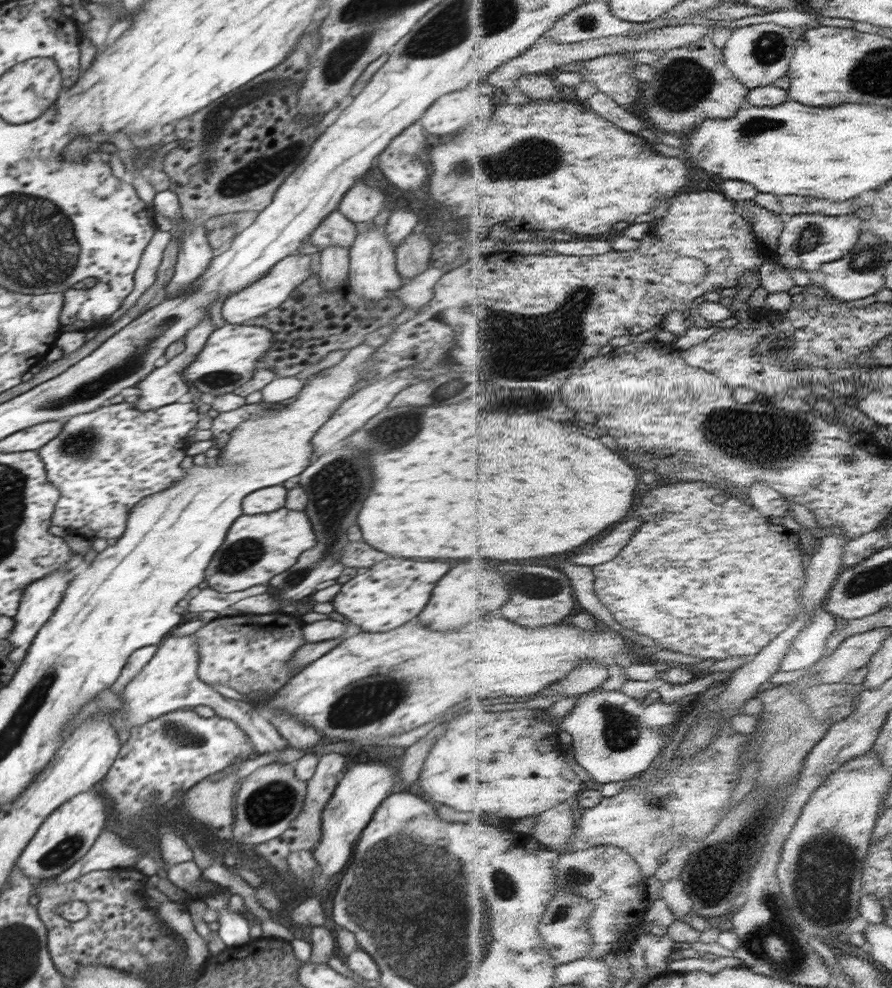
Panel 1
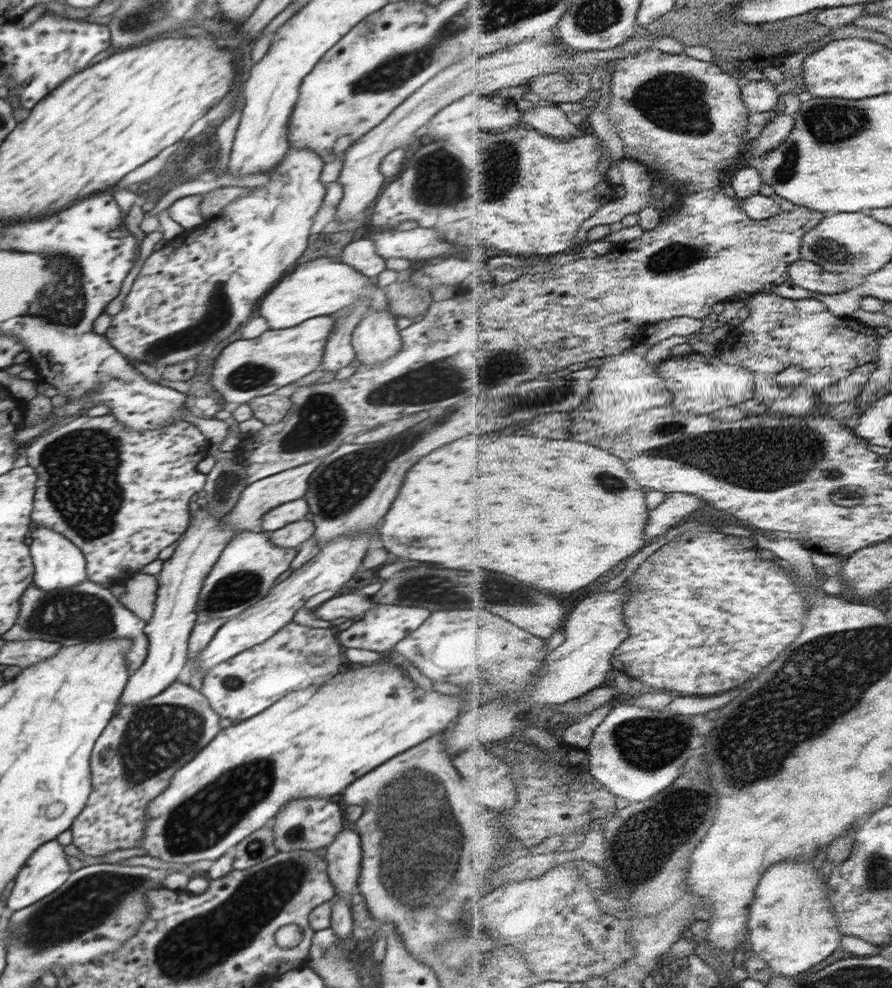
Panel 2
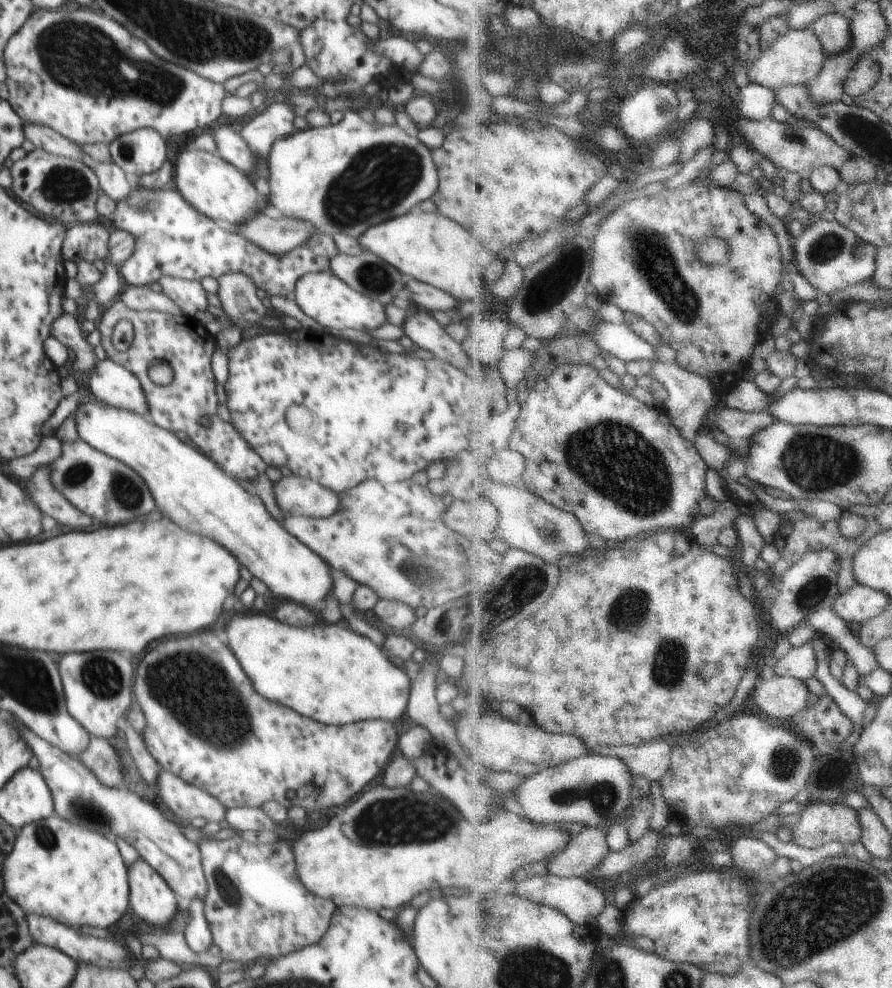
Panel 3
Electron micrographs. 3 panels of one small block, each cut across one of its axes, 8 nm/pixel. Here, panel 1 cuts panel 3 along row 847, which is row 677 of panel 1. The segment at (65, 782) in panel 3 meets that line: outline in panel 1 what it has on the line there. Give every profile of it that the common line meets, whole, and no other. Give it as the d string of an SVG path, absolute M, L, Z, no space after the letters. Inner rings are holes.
M173 634L172 638L170 636L166 638L168 640L165 639L157 648L154 657L142 668L135 679L124 685L120 695L116 695L111 688L108 688L100 691L90 703L82 706L82 711L76 711L74 717L62 729L64 737L72 734L80 724L92 720L96 714L100 714L100 716L108 714L116 732L122 732L126 728L131 730L134 726L142 726L142 724L154 720L154 716L158 717L178 709L196 707L202 704L202 706L213 708L216 715L238 723L253 739L253 748L257 755L281 751L289 747L286 738L254 706L250 706L250 704L241 700L226 698L212 686L198 679L198 644L196 644L194 636L178 637Z

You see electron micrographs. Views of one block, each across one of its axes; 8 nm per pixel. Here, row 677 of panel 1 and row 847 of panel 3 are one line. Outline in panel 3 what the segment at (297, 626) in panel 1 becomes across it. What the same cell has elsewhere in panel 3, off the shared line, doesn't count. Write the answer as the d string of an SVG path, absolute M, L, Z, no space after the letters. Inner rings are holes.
M238 835L226 840L207 837L197 844L201 866L209 888L203 901L205 916L210 926L213 943L218 946L224 961L240 960L252 965L260 956L284 957L297 949L318 942L326 934L338 908L332 900L310 893L300 881L297 863L290 843L252 844Z

